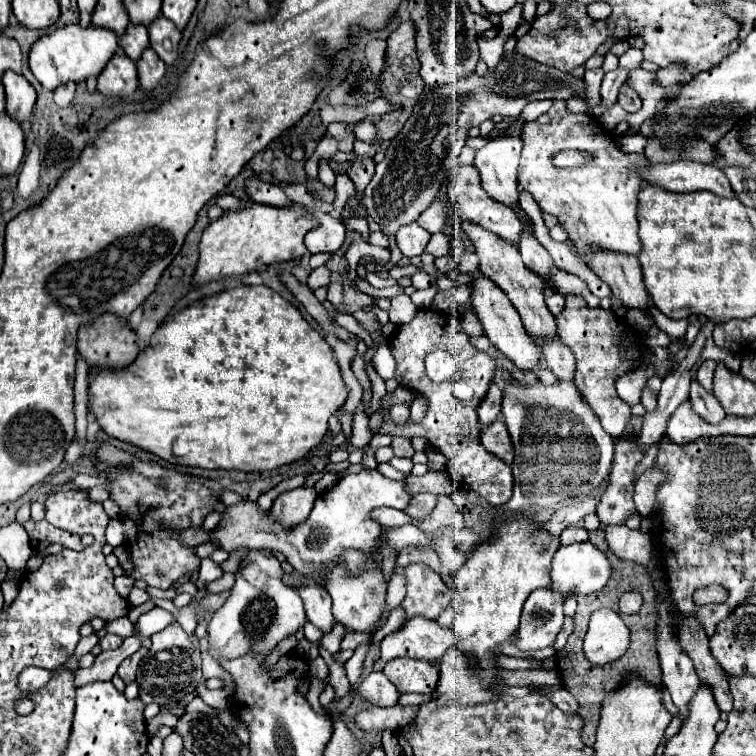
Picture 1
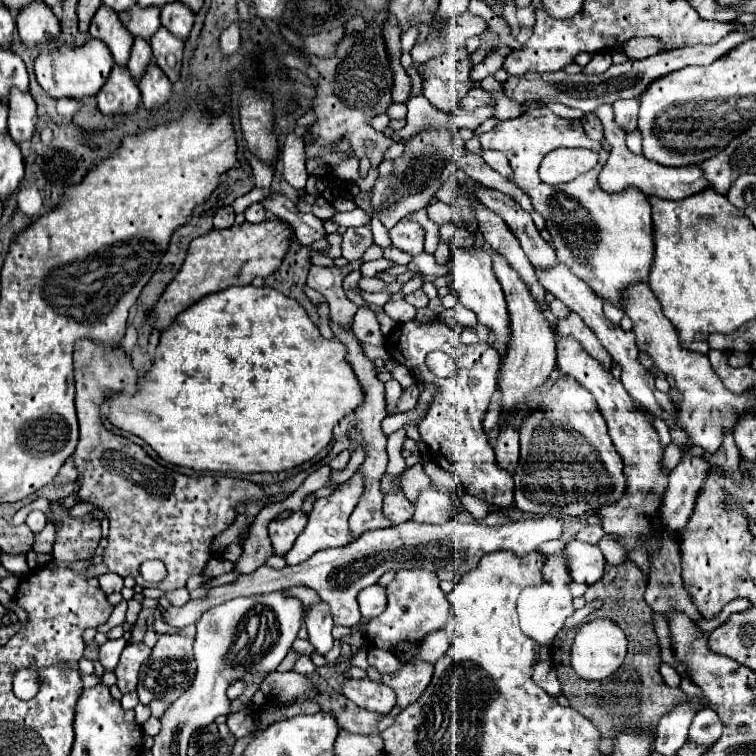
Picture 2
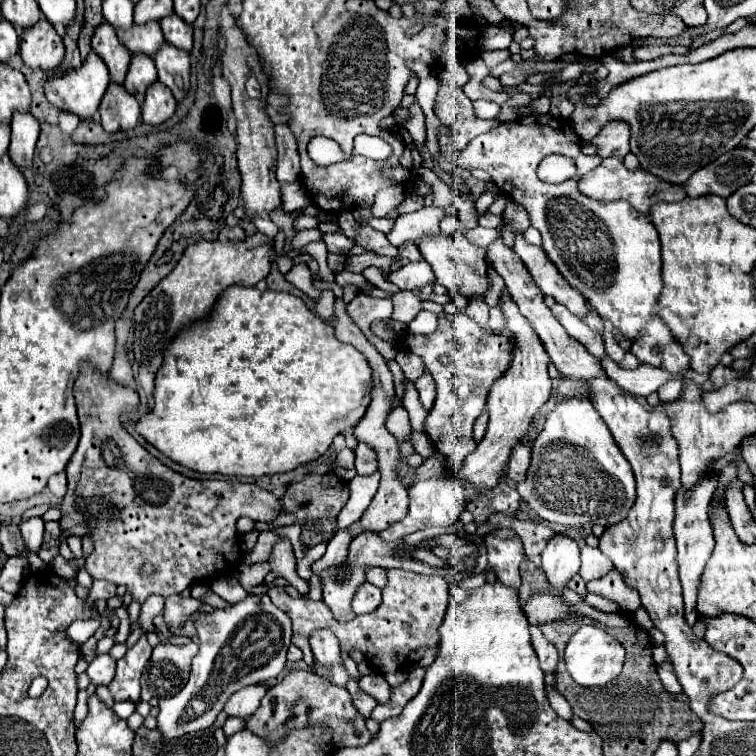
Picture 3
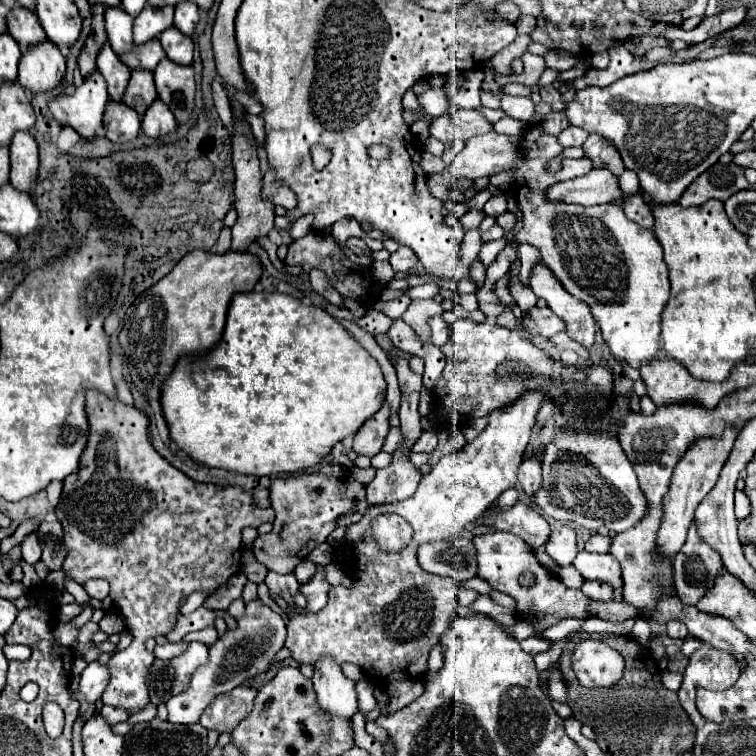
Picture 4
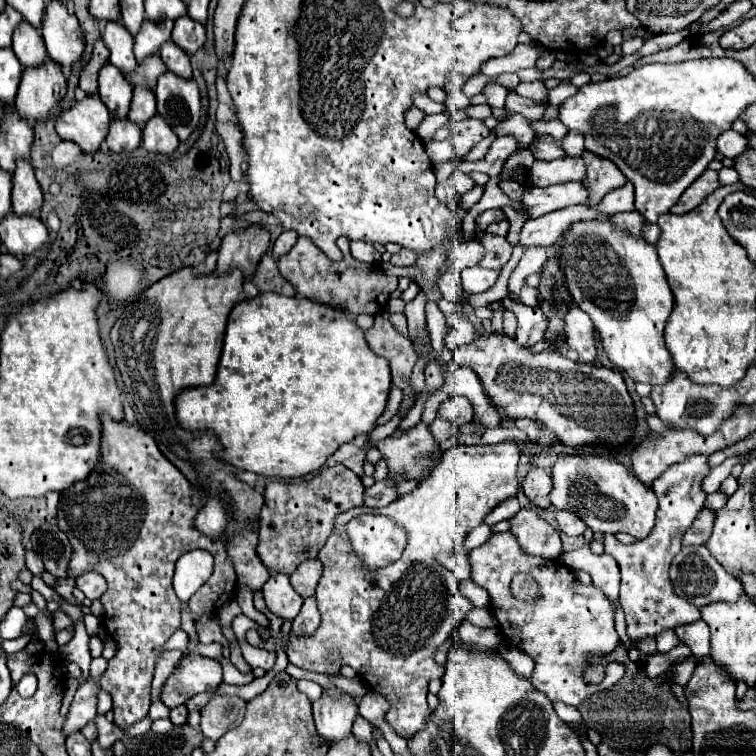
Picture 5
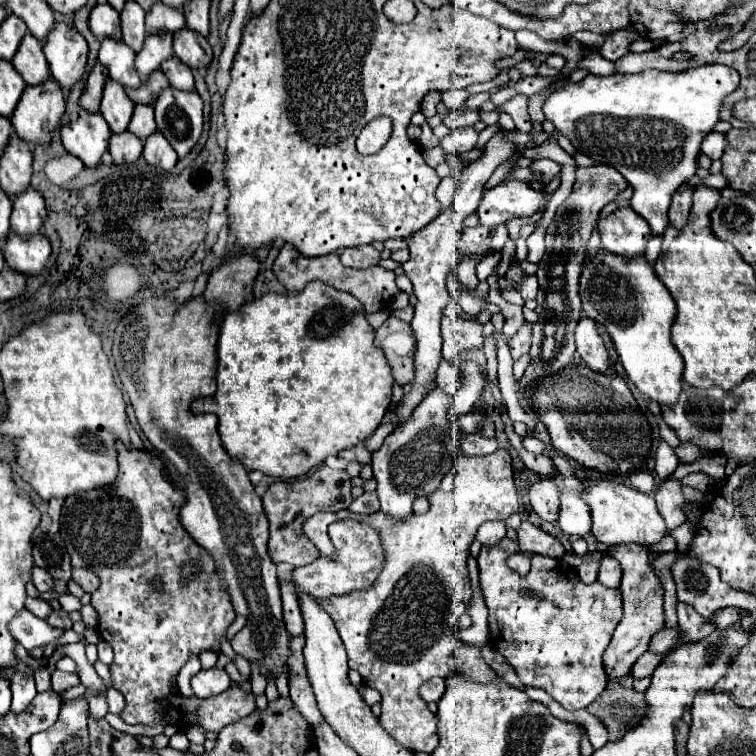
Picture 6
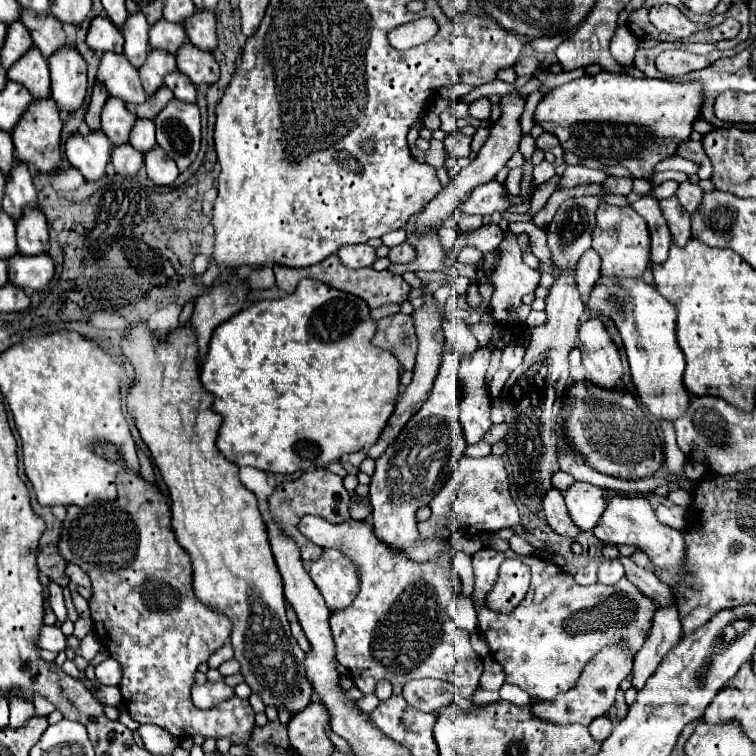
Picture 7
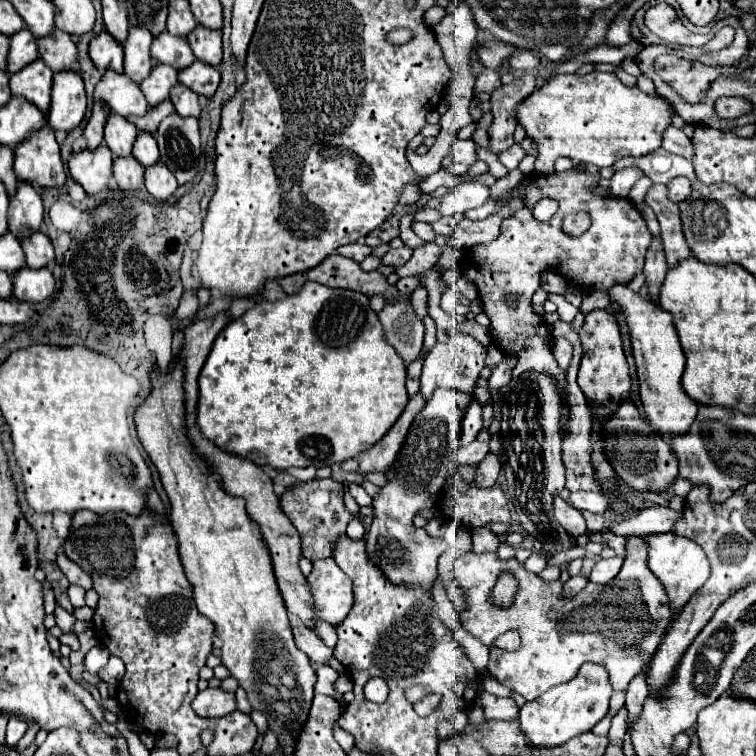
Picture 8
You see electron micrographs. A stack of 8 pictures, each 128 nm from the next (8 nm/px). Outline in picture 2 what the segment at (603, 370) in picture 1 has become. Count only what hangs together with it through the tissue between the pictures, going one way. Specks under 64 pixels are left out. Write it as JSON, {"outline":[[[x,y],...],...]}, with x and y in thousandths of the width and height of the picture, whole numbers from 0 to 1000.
{"outline":[[[754,413],[751,421],[746,421],[746,423],[738,426],[738,434],[741,434],[741,442],[762,447],[772,458],[772,463],[780,466],[780,471],[786,471],[788,476],[794,476],[799,481],[799,487],[807,489],[810,474],[804,471],[804,466],[799,466],[796,455],[788,450],[786,439],[767,423],[767,418],[762,418],[759,413]]]}

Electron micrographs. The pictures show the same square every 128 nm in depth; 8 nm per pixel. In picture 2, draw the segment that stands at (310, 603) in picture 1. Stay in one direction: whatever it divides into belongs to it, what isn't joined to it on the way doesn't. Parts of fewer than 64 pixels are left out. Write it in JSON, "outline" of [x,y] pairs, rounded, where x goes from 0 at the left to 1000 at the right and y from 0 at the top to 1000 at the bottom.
{"outline":[[[423,796],[418,804],[410,804],[405,812],[405,833],[407,833],[407,847],[418,857],[421,865],[431,868],[434,860],[442,854],[442,841],[439,841],[439,815],[434,815],[434,799]]]}

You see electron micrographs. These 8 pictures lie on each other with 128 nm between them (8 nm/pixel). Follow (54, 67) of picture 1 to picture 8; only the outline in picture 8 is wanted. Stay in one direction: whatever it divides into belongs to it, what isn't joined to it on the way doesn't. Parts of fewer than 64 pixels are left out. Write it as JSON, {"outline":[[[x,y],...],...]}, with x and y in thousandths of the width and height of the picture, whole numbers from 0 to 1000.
{"outline":[[[135,190],[127,201],[108,198],[103,204],[95,204],[90,212],[90,225],[116,259],[127,259],[146,246],[148,214],[148,201],[143,201],[143,196]]]}

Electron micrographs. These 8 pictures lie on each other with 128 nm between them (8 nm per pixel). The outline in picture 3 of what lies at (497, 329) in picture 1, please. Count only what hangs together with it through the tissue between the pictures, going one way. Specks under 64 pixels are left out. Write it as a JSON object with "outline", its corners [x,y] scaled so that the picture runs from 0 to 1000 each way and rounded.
{"outline":[[[585,307],[571,312],[558,312],[550,317],[550,325],[558,336],[558,341],[571,352],[577,362],[577,373],[590,378],[595,389],[614,389],[616,394],[624,392],[640,392],[646,384],[646,347],[643,347],[643,331],[624,323],[616,312],[590,312]]]}

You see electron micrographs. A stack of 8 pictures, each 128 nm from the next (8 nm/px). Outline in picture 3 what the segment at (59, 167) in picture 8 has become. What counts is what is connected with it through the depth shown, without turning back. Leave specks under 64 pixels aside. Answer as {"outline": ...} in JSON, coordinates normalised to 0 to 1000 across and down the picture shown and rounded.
{"outline":[[[53,26],[48,37],[29,42],[26,74],[37,90],[74,93],[85,79],[85,58],[63,26]]]}

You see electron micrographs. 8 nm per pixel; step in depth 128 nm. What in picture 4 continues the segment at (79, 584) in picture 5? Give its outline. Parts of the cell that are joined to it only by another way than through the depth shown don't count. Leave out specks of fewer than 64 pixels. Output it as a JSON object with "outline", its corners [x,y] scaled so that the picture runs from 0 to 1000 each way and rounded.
{"outline":[[[122,765],[111,770],[111,780],[116,783],[119,791],[127,791],[127,794],[138,794],[143,788],[143,772],[140,767],[132,767],[132,765]]]}

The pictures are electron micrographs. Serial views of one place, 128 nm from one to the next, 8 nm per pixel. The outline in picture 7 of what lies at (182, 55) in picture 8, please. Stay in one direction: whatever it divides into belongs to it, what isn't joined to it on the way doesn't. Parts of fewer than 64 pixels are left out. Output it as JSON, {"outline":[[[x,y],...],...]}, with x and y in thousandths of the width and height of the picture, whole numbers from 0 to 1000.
{"outline":[[[209,26],[204,34],[198,34],[198,63],[217,66],[222,71],[233,71],[246,58],[246,42],[241,32],[222,32],[217,26]]]}

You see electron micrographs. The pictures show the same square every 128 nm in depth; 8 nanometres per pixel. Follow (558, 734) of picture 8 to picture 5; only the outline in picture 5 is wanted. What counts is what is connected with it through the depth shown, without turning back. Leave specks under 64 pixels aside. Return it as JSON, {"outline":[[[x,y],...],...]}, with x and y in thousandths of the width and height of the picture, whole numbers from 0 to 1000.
{"outline":[[[915,603],[899,614],[889,614],[873,632],[865,635],[862,648],[870,656],[873,669],[862,709],[831,722],[817,717],[812,709],[799,709],[799,730],[817,743],[823,757],[820,802],[828,812],[828,839],[836,852],[847,849],[854,841],[870,841],[876,833],[894,831],[926,817],[926,807],[918,799],[910,799],[905,791],[892,786],[884,754],[889,738],[899,730],[905,704],[915,696],[923,675],[929,675],[931,669],[934,653],[926,648],[926,638],[939,624],[934,608],[934,603]]]}

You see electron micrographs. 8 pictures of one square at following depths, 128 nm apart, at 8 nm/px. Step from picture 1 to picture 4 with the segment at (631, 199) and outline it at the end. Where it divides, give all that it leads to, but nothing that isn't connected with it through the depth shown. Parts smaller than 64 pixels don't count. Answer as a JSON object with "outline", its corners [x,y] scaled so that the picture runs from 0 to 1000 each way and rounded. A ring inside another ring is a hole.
{"outline":[[[698,167],[690,180],[667,180],[656,177],[653,172],[640,180],[627,180],[616,188],[614,198],[601,209],[593,228],[598,233],[616,233],[616,235],[635,235],[635,233],[651,233],[653,228],[669,228],[683,222],[683,243],[680,257],[688,270],[688,278],[693,283],[693,299],[685,307],[683,317],[693,320],[698,317],[704,325],[709,325],[717,336],[720,349],[730,357],[730,362],[741,370],[746,384],[765,394],[767,399],[778,402],[788,429],[796,437],[799,452],[807,463],[807,468],[817,476],[831,479],[836,487],[847,489],[852,476],[870,474],[873,466],[873,429],[876,429],[876,413],[886,394],[886,370],[884,357],[876,344],[876,328],[865,312],[862,304],[847,302],[844,296],[836,296],[825,286],[825,278],[815,270],[799,270],[799,272],[759,272],[759,270],[728,270],[720,265],[720,249],[730,246],[741,239],[747,239],[776,230],[783,225],[783,214],[778,209],[767,212],[743,212],[743,222],[733,230],[728,230],[725,214],[743,201],[743,193],[733,180],[720,180],[709,167]],[[685,201],[696,201],[696,212],[683,212]]]}

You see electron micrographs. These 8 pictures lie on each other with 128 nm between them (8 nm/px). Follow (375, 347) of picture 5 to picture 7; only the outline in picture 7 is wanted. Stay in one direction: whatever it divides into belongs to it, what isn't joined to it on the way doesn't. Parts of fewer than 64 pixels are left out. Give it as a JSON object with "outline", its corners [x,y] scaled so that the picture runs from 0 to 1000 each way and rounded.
{"outline":[[[519,415],[500,423],[500,439],[492,447],[492,455],[516,463],[529,476],[534,489],[545,489],[550,481],[550,460],[553,460],[548,421],[537,415],[524,418]]]}

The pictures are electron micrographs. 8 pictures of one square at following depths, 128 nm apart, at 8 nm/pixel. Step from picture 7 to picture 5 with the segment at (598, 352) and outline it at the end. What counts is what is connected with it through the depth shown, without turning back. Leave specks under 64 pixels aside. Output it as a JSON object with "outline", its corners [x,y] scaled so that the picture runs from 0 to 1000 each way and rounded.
{"outline":[[[757,407],[757,413],[751,413],[746,423],[751,434],[751,458],[765,466],[765,474],[770,479],[786,479],[788,450],[783,423],[775,418],[775,413],[767,413],[767,407]]]}

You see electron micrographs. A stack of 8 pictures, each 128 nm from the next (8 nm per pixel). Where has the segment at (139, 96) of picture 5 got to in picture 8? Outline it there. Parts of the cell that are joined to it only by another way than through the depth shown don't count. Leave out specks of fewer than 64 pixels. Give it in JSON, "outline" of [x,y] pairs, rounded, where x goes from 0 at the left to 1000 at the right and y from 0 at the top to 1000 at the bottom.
{"outline":[[[183,177],[180,183],[180,190],[177,190],[177,198],[175,198],[175,206],[190,220],[204,220],[209,214],[209,193],[206,193],[206,183],[204,180],[196,180],[193,177]]]}

